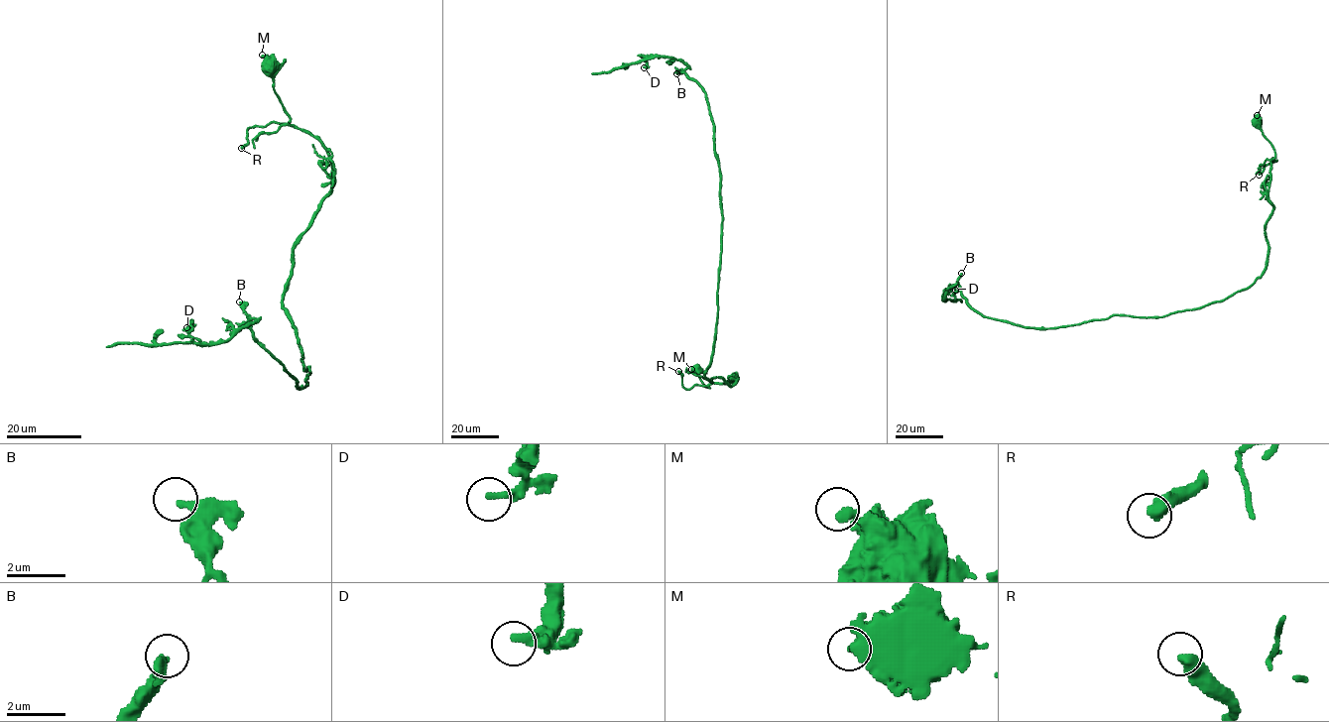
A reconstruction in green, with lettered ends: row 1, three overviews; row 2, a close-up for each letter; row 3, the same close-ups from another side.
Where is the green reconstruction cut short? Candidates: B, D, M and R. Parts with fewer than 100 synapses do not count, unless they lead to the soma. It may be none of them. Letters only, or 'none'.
none

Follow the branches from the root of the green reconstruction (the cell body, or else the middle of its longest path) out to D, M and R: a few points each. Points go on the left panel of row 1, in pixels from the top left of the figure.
D: (306, 370), (306, 384), (299, 387), (253, 336), (254, 318), (208, 344), (189, 334), (191, 322), (186, 327)
M: (306, 370), (282, 295), (294, 244), (331, 187), (331, 165), (316, 138), (288, 123), (272, 65), (262, 55)
R: (306, 370), (282, 295), (294, 244), (331, 187), (329, 153), (309, 134), (276, 122), (249, 127), (241, 148)

